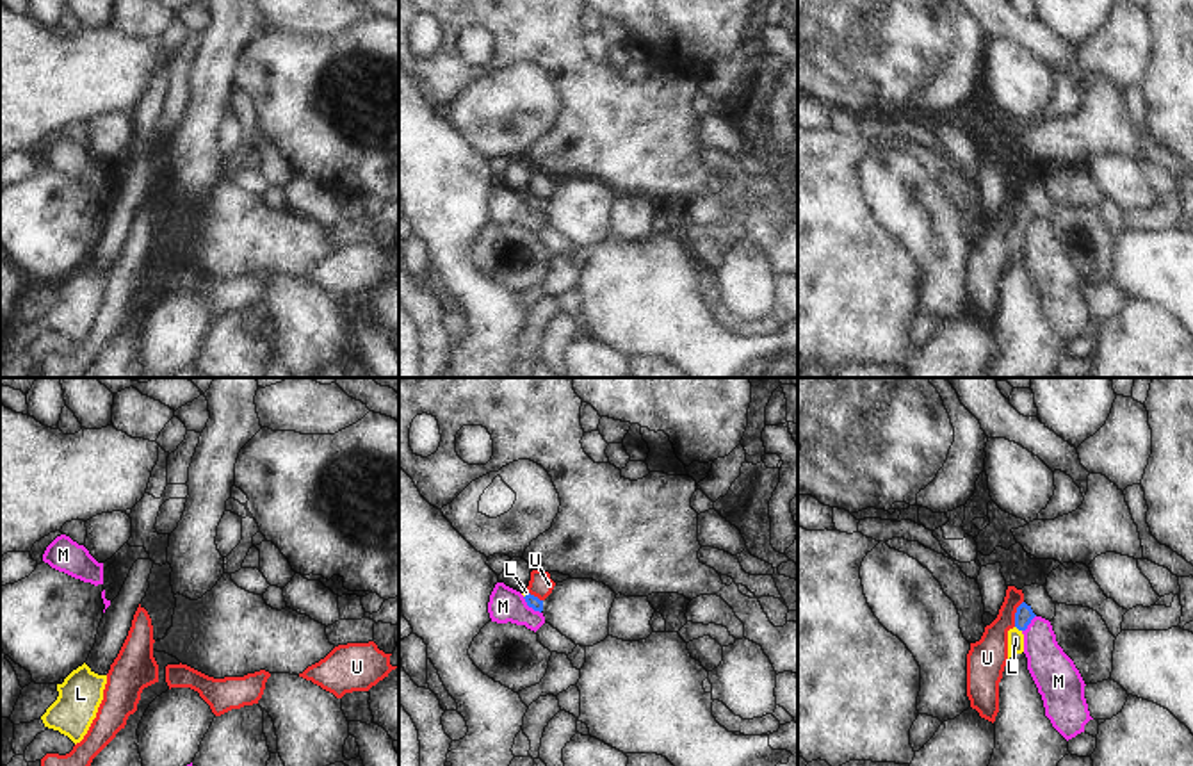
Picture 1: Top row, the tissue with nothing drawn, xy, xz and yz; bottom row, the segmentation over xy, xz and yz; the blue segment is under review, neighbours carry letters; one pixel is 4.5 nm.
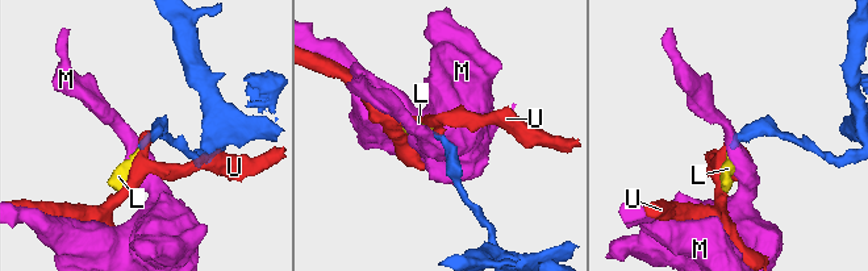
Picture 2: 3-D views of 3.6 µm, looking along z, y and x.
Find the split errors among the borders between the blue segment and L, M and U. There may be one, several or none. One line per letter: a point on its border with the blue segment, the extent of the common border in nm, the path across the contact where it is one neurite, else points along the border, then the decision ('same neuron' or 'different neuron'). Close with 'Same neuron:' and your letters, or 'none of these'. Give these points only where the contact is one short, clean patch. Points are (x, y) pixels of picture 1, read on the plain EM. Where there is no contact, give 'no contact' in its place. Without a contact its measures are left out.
L: meets blue in yz at (1019, 230); contact 40 nm long; runs through yz (1024, 214), (1019, 230), (1015, 239); same neuron
M: meets blue in xz at (531, 207); contact 120 nm long; border along xz (522, 198), (540, 214); different neuron
U: meets blue in yz at (1015, 214); contact 130 nm long; border along yz (1022, 202), (1014, 227); different neuron
Same neuron: L

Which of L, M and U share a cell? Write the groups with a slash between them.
L / M / U

